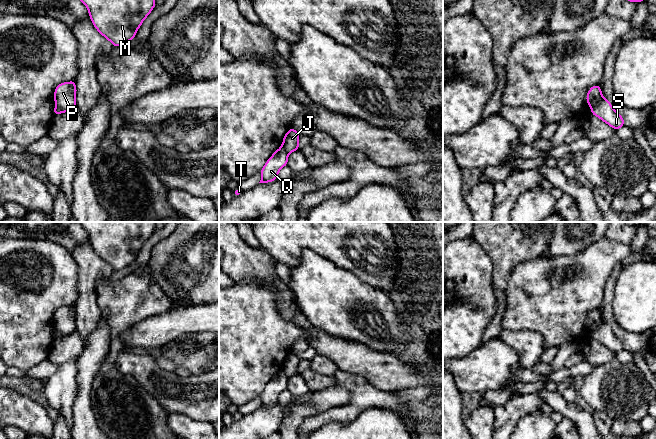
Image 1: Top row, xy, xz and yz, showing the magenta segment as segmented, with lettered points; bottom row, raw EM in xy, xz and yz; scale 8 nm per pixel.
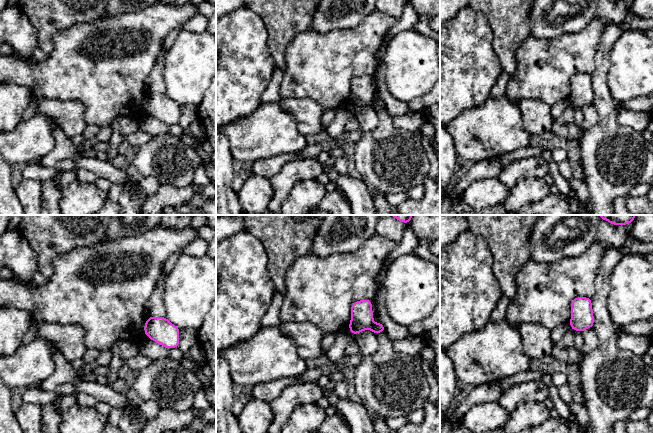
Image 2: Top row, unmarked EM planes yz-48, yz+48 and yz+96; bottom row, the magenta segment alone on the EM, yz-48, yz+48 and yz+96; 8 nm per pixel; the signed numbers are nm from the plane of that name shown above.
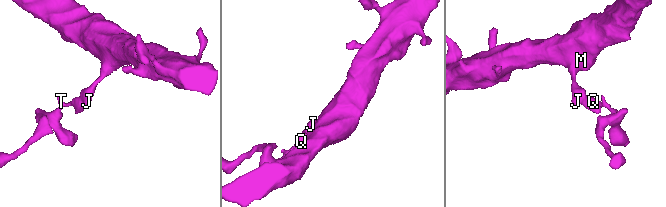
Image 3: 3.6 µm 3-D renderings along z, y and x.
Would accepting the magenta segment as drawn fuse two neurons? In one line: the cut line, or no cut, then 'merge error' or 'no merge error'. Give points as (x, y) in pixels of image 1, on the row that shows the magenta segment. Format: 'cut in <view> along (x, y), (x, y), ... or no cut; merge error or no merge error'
cut in yz along (603, 97), (591, 108); merge error

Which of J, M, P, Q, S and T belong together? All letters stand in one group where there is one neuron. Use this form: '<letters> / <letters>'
J M P / Q S T

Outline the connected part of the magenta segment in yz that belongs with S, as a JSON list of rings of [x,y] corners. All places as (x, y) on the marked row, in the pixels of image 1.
[[[604,97],[591,108],[591,114],[598,117],[616,131],[625,126],[622,115],[618,113],[612,104]]]

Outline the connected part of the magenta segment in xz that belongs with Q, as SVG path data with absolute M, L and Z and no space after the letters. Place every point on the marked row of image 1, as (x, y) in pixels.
M280 147L271 155L260 170L261 180L259 183L270 183L278 179L280 169L287 165L288 154Z

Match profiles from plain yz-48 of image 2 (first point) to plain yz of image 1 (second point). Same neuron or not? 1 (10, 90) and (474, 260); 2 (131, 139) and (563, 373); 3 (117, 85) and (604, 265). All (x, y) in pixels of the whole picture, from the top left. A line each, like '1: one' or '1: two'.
1: one
2: one
3: one

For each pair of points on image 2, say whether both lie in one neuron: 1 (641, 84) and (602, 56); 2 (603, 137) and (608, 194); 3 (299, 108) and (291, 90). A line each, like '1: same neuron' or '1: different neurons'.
1: different neurons
2: same neuron
3: different neurons

